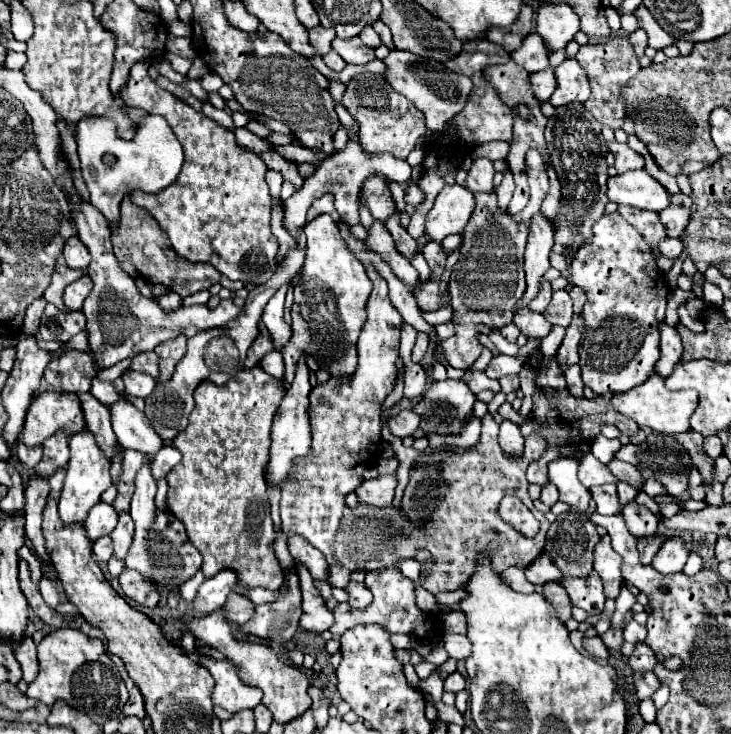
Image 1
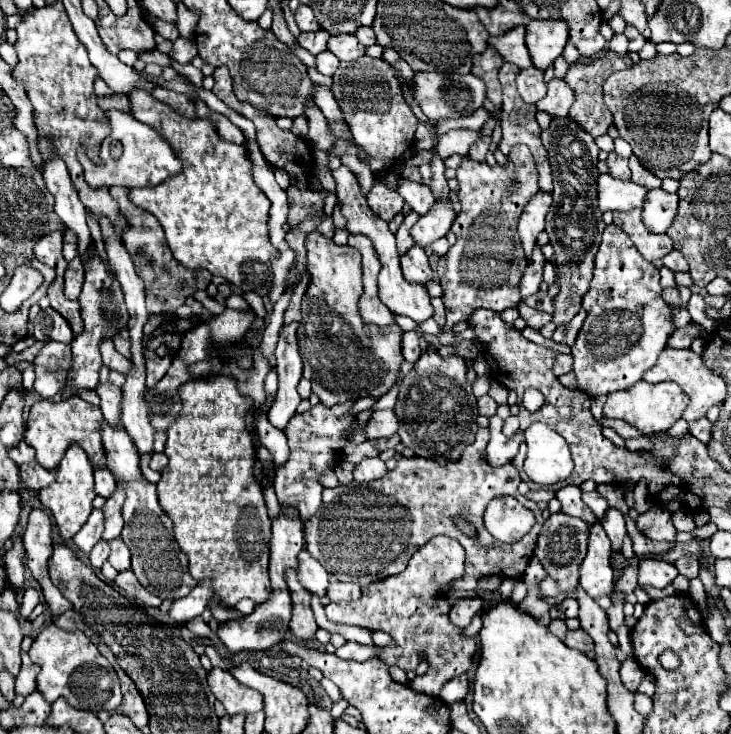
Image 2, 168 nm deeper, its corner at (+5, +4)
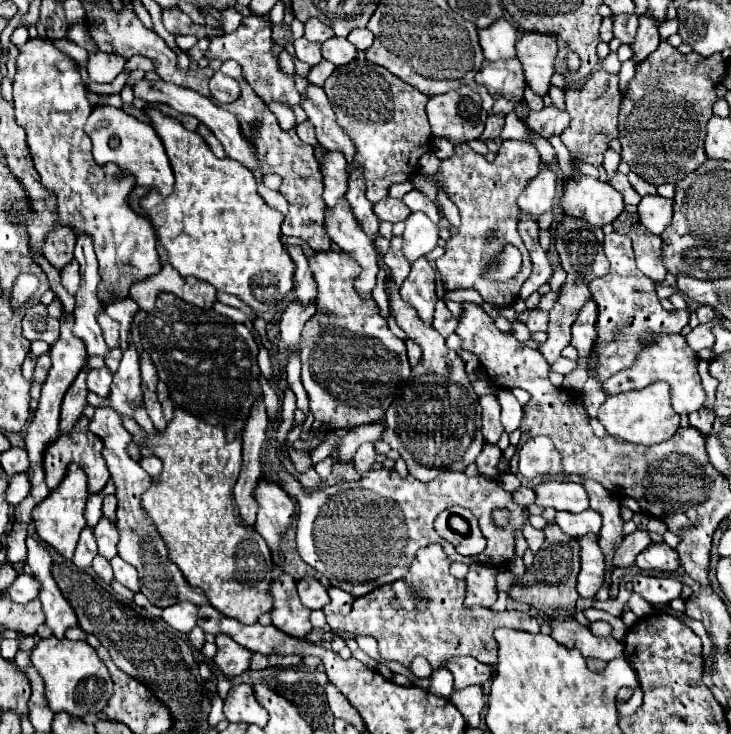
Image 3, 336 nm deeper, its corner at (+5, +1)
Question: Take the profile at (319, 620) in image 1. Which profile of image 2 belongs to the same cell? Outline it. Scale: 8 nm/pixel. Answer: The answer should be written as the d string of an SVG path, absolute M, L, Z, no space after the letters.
M293 568L287 570L287 584L289 584L291 600L293 600L293 616L289 622L291 634L299 640L315 638L317 624L315 624L315 616L311 610L311 594L309 594L309 590L303 590L303 586L297 578L297 572Z

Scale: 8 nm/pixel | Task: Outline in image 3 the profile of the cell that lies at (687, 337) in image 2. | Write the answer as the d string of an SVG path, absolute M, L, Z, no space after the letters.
M711 323L699 325L699 327L695 327L695 329L685 337L687 343L691 345L691 349L697 349L697 353L699 353L701 349L713 347L713 345L715 345L715 335L713 335L711 327L713 327Z

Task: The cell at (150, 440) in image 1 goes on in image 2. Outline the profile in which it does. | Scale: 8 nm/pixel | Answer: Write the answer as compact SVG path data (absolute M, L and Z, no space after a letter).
M111 382L99 384L97 386L97 394L101 398L101 412L107 420L107 424L115 426L115 428L123 428L123 420L121 420L121 408L123 408L123 392L113 386Z

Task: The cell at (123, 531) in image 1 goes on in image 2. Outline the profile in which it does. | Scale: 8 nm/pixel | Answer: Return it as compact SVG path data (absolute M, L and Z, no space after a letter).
M123 538L109 540L109 548L111 548L111 554L109 554L111 566L115 570L127 570L131 566L131 560L129 560L129 548L123 542Z

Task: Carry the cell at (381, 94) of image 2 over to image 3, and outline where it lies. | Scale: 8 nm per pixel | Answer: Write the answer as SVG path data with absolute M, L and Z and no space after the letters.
M351 61L337 67L323 89L337 115L337 125L355 145L355 157L349 163L349 171L355 167L363 169L367 185L365 197L371 203L377 203L387 197L391 185L411 179L419 157L431 151L431 129L425 115L429 97L391 75L385 67L371 65L369 61Z

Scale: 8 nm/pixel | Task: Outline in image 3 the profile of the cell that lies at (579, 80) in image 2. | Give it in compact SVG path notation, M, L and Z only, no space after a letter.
M603 69L593 71L581 89L565 89L567 113L571 115L569 127L563 131L561 141L569 149L571 157L579 155L597 155L605 153L607 143L617 137L617 115L621 105L621 93L617 87L619 77L603 73Z

